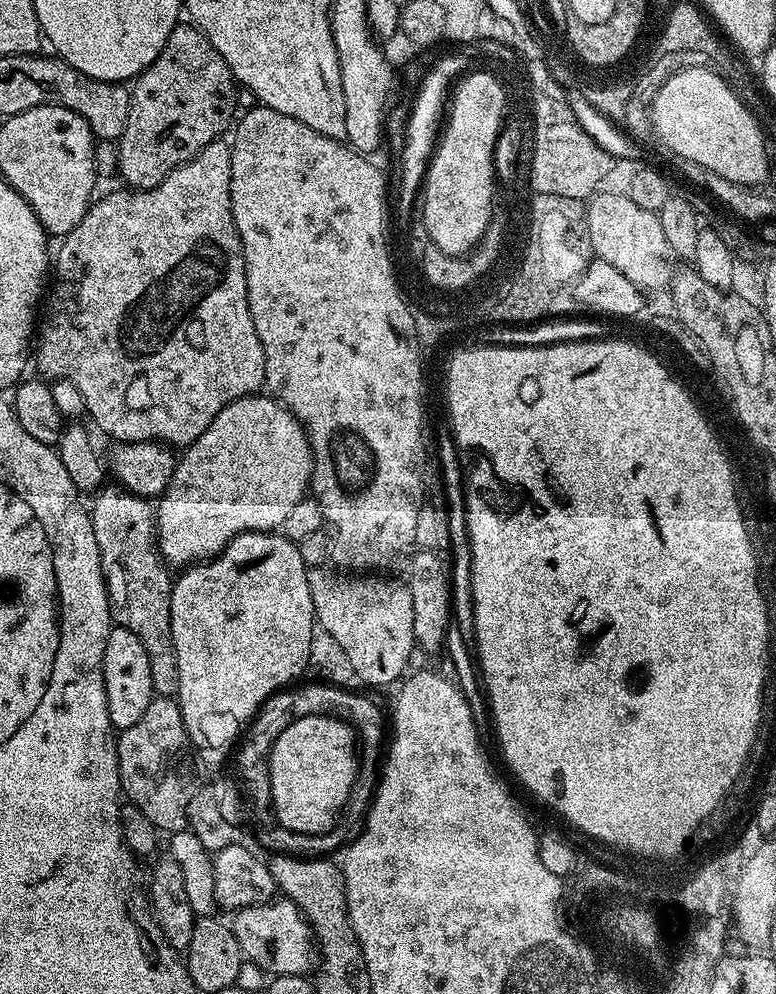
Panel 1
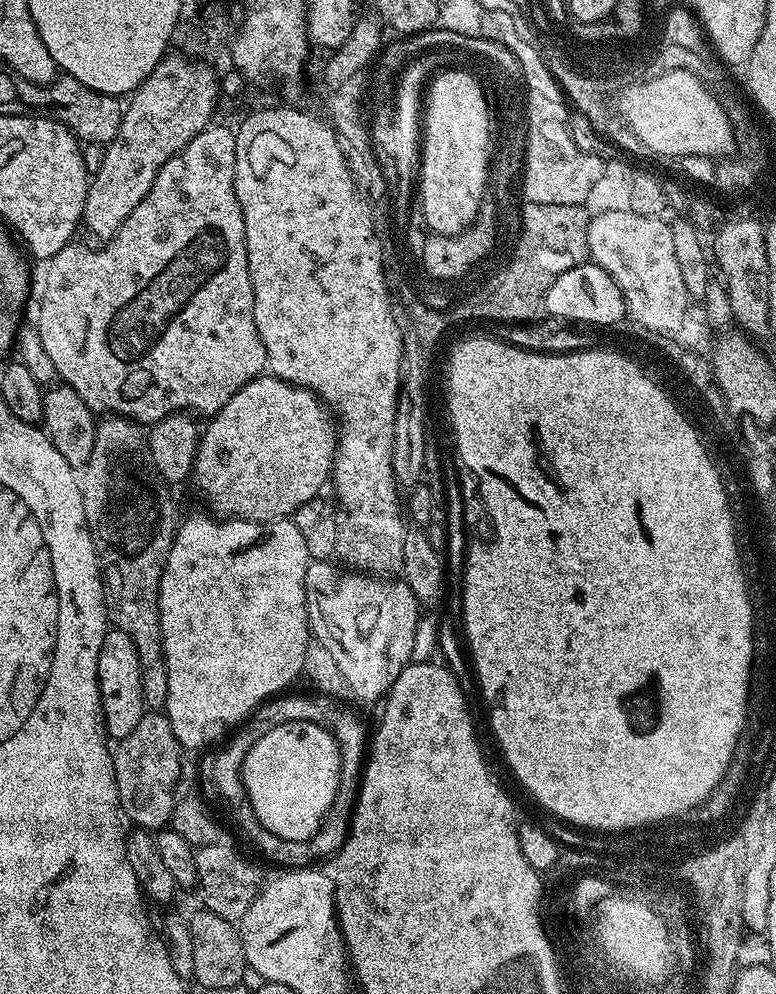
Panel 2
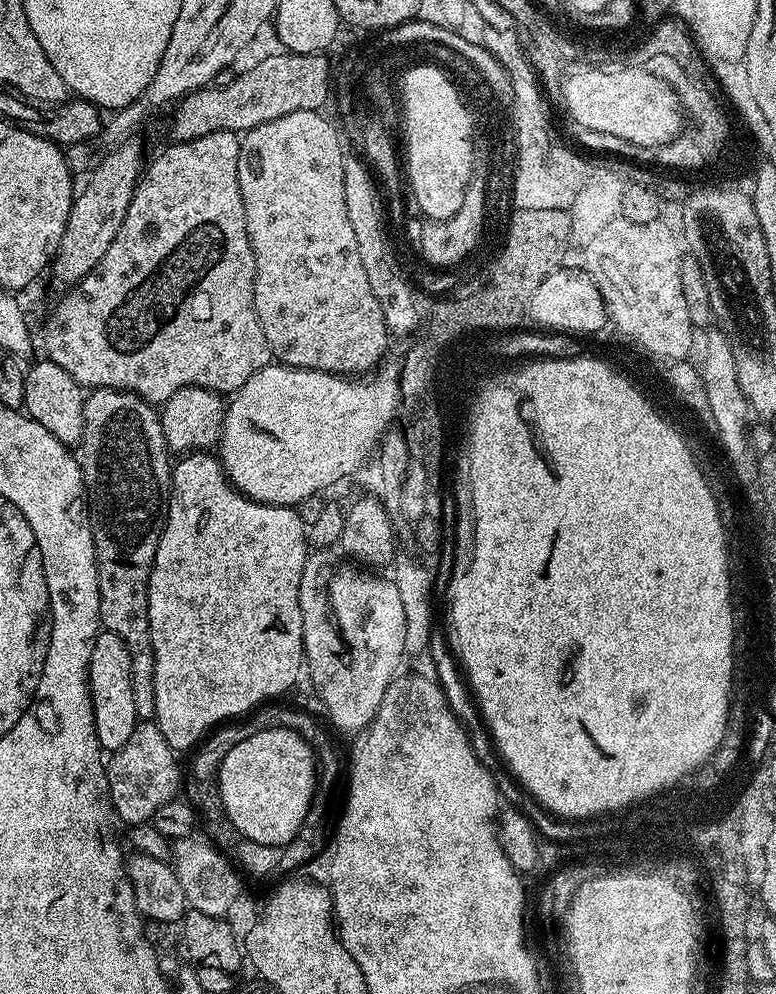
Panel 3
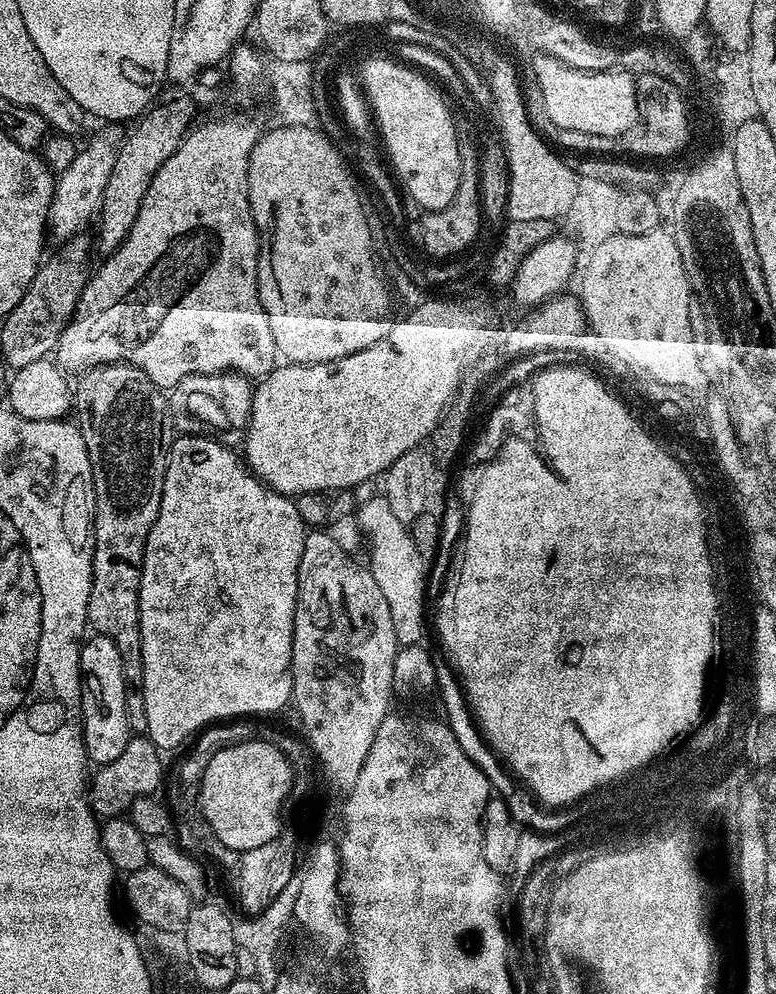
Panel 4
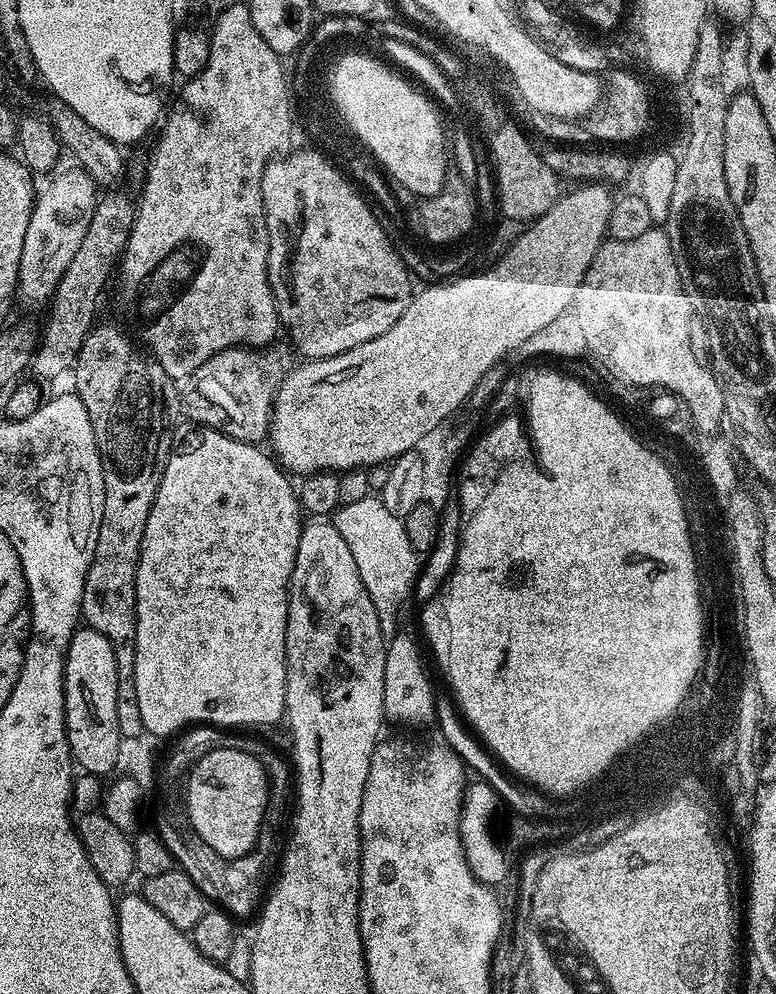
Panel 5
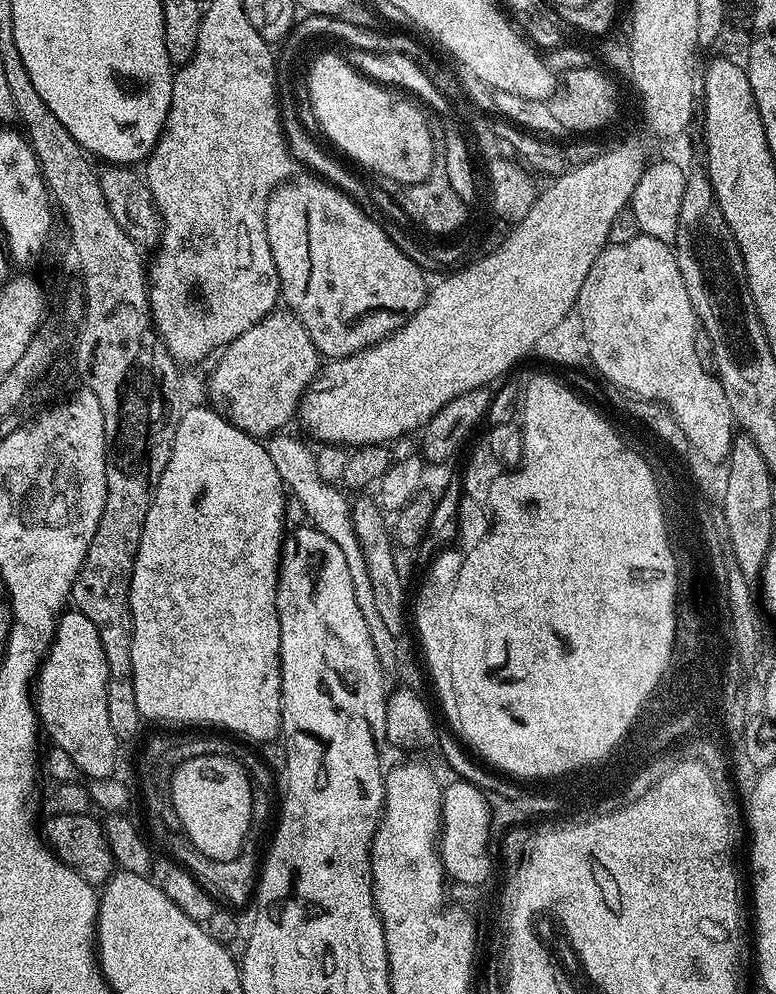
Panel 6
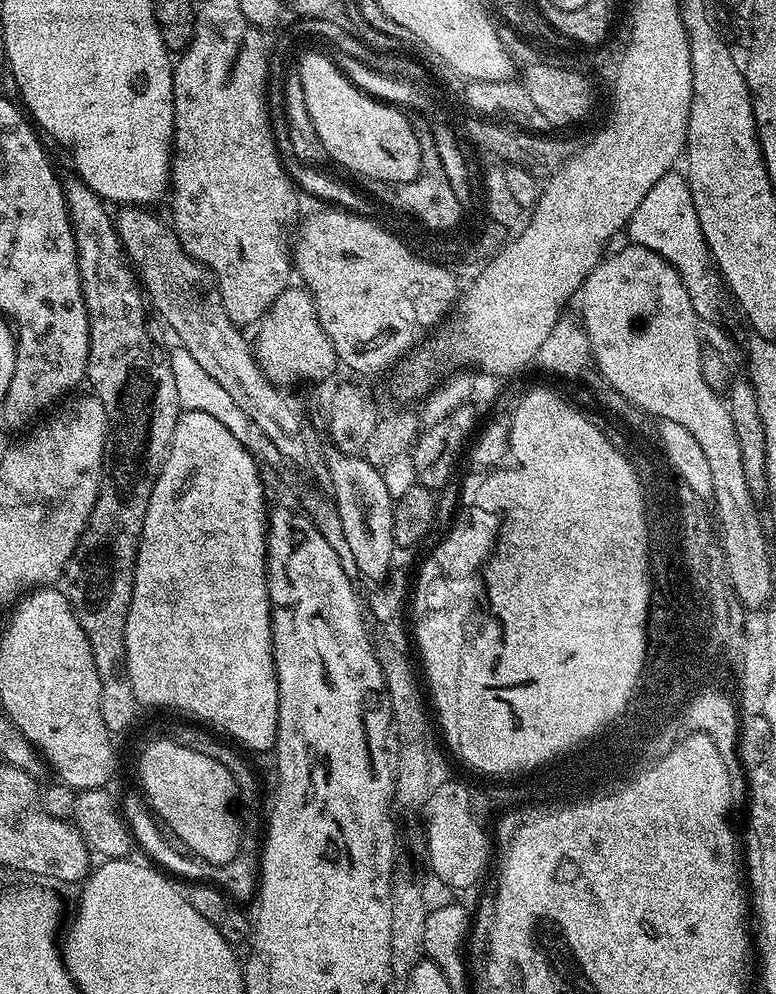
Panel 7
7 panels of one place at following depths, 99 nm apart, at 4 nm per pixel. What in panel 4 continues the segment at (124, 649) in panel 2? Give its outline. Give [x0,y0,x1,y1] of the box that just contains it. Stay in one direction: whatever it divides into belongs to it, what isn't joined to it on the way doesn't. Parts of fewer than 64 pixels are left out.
[80,635,130,766]

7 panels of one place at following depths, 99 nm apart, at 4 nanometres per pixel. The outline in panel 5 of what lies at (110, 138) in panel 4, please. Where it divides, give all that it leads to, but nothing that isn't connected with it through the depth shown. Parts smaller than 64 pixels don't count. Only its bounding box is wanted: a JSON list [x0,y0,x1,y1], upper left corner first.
[16,166,98,308]

